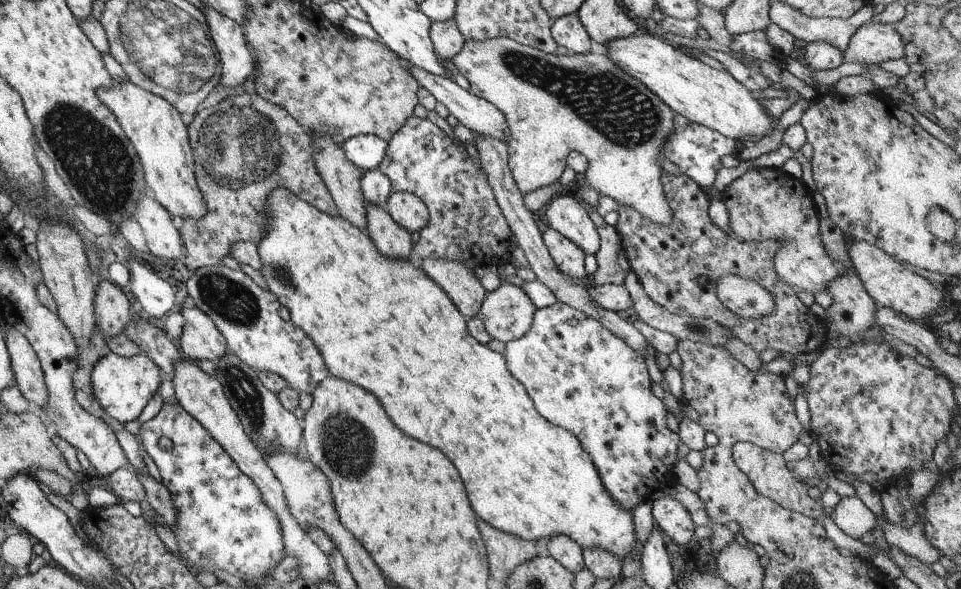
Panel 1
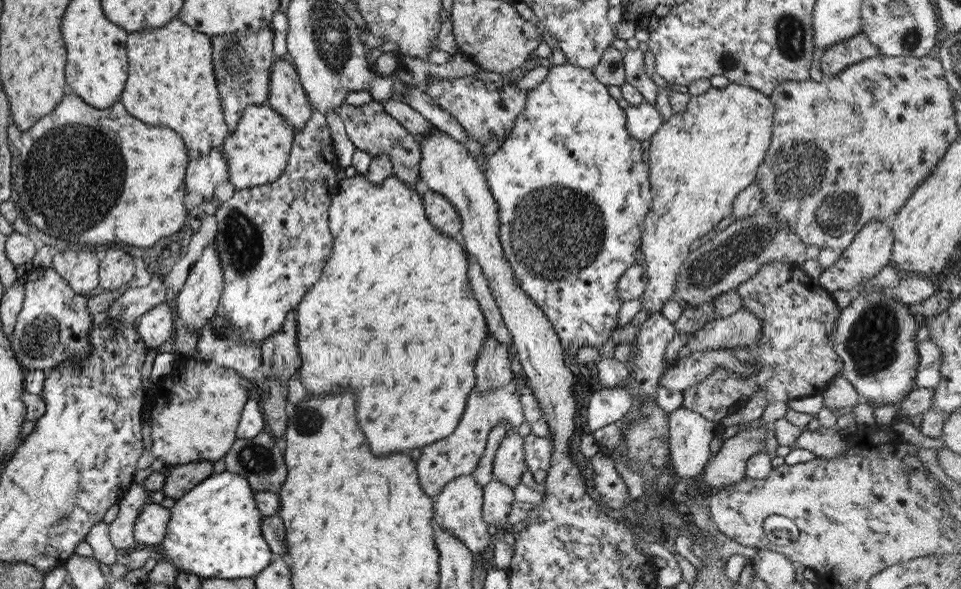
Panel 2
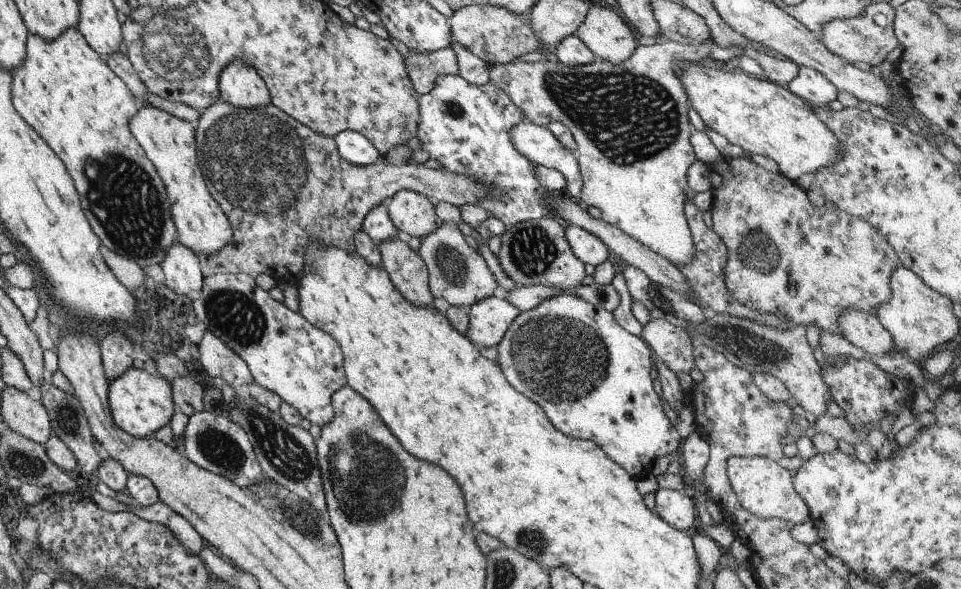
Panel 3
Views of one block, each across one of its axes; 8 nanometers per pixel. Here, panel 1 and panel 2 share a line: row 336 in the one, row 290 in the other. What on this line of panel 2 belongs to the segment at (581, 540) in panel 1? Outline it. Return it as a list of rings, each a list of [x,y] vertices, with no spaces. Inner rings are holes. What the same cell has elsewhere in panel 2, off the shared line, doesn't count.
[[[357,173],[357,176],[344,178],[337,183],[336,193],[332,195],[330,202],[327,226],[332,234],[332,247],[330,257],[326,258],[325,266],[319,278],[310,286],[310,289],[302,296],[296,308],[296,341],[299,358],[299,380],[305,386],[309,394],[305,397],[339,392],[339,388],[353,388],[357,392],[357,404],[355,404],[355,418],[359,428],[363,430],[369,448],[375,456],[389,454],[389,452],[410,451],[412,448],[423,448],[447,438],[457,427],[462,418],[467,395],[475,384],[473,369],[479,351],[485,342],[487,325],[484,321],[481,309],[473,298],[467,269],[468,255],[464,246],[457,244],[453,237],[441,234],[433,230],[433,226],[427,222],[426,212],[423,208],[422,197],[419,190],[412,189],[393,174],[389,175],[381,184],[373,185],[369,182],[365,173]]]

